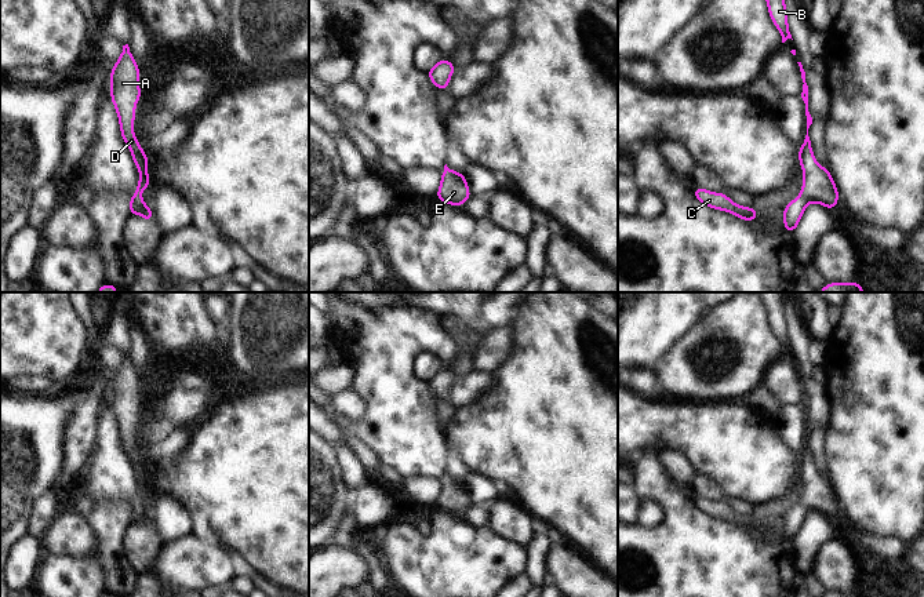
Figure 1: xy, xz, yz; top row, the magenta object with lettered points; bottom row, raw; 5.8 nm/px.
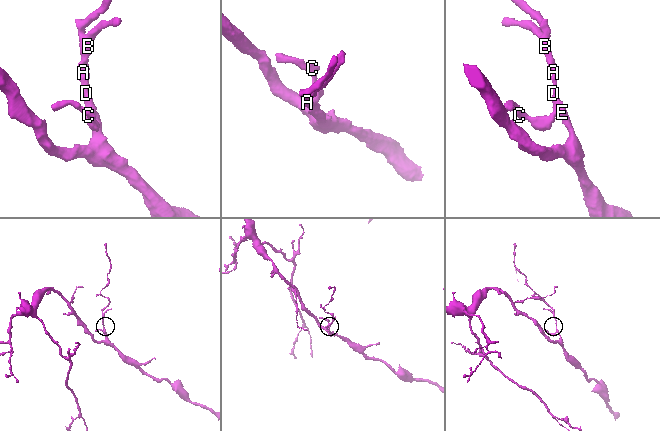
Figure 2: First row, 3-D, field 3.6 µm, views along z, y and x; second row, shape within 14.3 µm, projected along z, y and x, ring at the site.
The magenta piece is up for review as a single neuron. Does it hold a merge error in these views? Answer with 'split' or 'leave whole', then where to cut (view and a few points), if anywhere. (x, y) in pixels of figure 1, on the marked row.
leave whole; cut none

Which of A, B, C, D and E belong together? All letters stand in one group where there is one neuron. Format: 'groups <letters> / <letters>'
groups A B C D E

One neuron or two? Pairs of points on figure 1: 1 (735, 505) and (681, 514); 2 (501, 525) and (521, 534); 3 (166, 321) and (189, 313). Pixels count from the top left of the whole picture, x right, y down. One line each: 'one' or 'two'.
1: two
2: one
3: one

